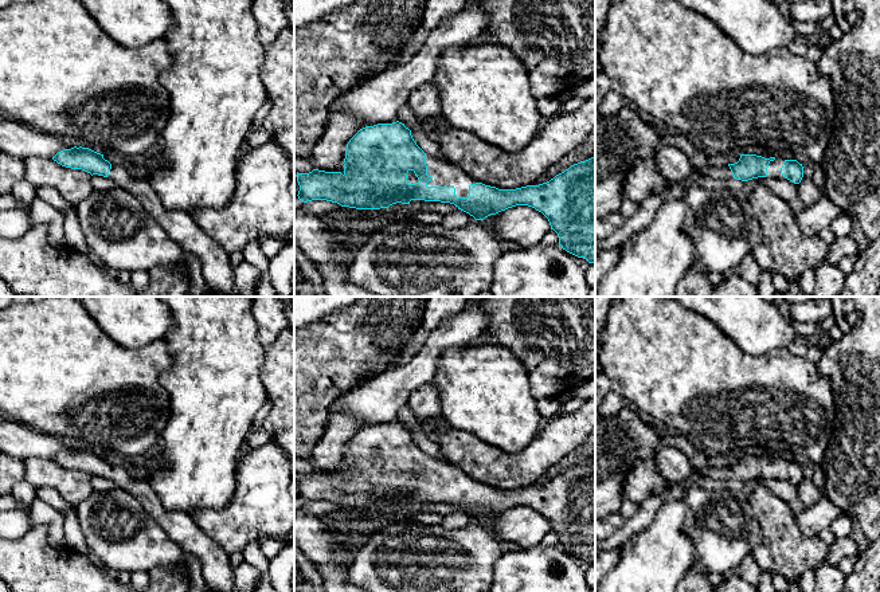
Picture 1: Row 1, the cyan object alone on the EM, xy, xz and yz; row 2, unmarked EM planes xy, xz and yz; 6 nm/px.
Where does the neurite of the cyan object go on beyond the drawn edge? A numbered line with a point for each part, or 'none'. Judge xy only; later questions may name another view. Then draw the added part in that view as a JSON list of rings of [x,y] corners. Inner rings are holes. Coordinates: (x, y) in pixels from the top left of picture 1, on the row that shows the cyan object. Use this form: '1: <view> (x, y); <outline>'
1: xy (216, 269); [[[112,165],[107,179],[116,187],[130,192],[172,240],[196,256],[202,264],[203,278],[212,293],[231,297],[234,268],[230,254],[199,228],[191,213],[167,211],[148,177],[134,177],[124,166]]]

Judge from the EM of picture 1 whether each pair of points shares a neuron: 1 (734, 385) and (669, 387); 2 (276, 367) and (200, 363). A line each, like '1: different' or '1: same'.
1: same
2: different

